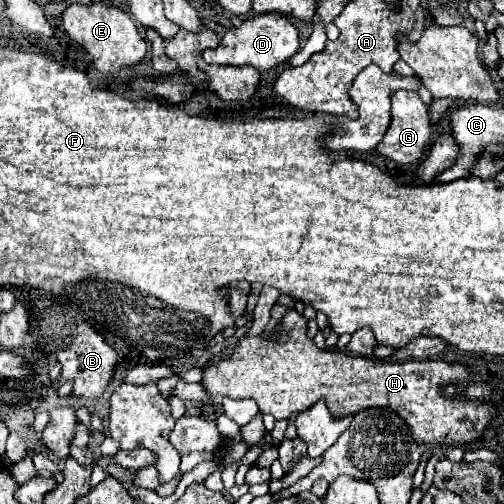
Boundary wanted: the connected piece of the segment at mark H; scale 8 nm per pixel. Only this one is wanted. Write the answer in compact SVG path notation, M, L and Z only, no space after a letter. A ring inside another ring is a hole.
M286 310L282 320L278 322L278 330L272 332L272 338L260 336L244 336L230 356L218 354L202 366L200 384L208 392L208 396L228 396L228 398L252 398L262 414L272 414L276 420L288 420L290 416L306 410L312 402L324 398L334 416L356 414L364 408L392 408L398 412L408 426L412 428L412 436L416 442L434 444L434 446L468 446L482 436L484 428L494 414L492 406L486 406L478 400L464 398L446 398L442 394L444 384L464 384L472 374L462 364L446 364L442 360L408 360L408 362L390 362L376 360L366 356L352 356L334 350L320 350L312 338L308 338L308 320L296 310Z

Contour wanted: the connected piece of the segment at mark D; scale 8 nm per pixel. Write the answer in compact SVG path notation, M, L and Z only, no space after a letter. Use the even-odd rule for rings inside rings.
M268 12L256 14L244 20L238 28L230 28L216 48L208 48L202 52L208 64L230 64L230 66L254 66L256 70L270 70L272 66L290 60L298 52L298 30L296 26L282 14Z

